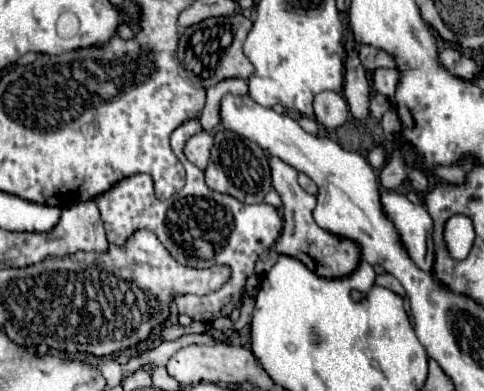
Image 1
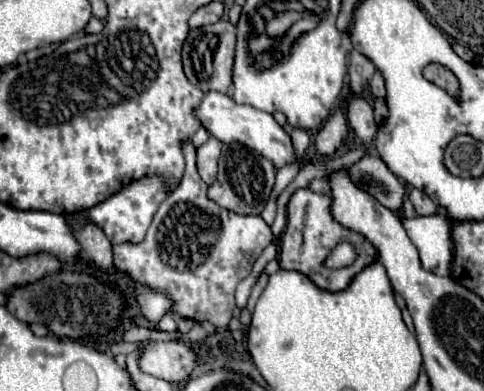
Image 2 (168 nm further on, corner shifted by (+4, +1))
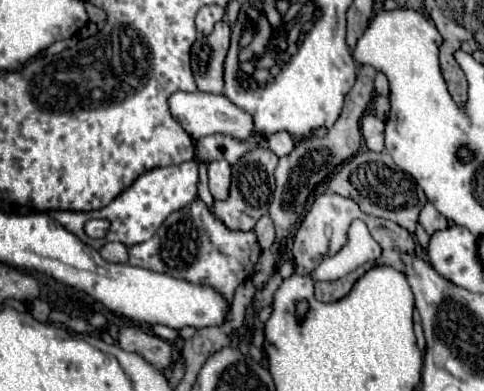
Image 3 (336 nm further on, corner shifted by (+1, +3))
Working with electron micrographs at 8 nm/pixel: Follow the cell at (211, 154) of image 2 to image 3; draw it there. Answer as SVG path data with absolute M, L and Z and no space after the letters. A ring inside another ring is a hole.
M217 159L209 163L209 191L215 199L227 197L227 189L231 183L231 169L225 159Z

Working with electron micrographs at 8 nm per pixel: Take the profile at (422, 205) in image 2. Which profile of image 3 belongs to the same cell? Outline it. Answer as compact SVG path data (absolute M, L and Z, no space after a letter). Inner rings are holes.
M425 203L425 207L419 213L419 223L425 227L425 231L431 235L435 229L445 229L449 225L449 221L431 205Z

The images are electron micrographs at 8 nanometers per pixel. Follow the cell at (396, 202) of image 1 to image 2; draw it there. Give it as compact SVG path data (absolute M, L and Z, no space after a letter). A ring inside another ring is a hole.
M436 213L428 217L404 219L404 229L410 241L420 251L420 261L426 271L444 269L450 275L452 267L452 221L446 213Z

